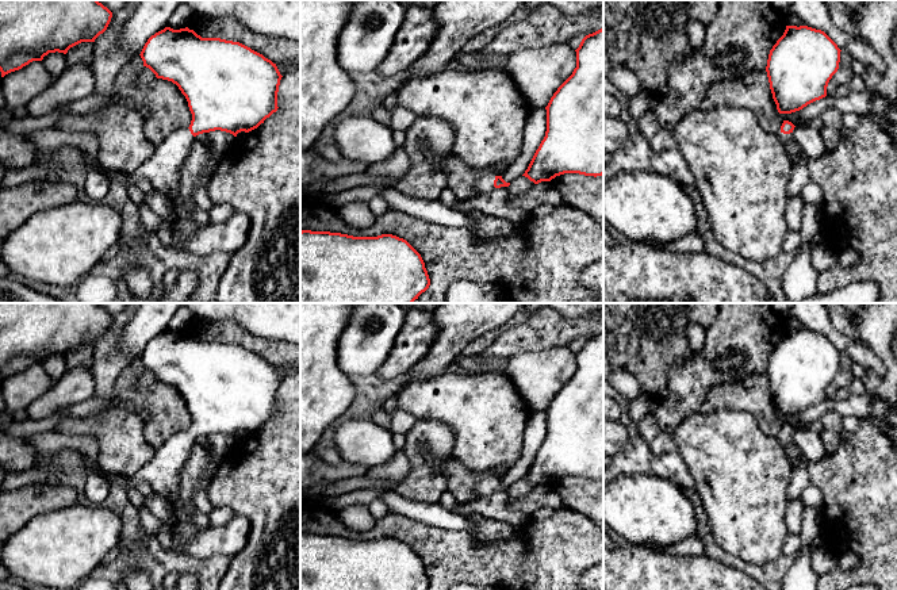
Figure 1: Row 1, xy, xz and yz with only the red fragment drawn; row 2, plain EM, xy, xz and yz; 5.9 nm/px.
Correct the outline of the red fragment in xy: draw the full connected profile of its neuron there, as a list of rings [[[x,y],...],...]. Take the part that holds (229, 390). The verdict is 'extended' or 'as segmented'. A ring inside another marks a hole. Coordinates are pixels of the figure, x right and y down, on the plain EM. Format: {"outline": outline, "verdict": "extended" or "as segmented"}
{"outline": [[[165,330],[156,336],[147,342],[139,359],[143,364],[143,369],[149,371],[157,382],[172,384],[179,390],[188,405],[192,424],[188,430],[175,434],[166,440],[161,448],[156,449],[153,457],[129,479],[130,486],[137,489],[141,483],[147,483],[170,503],[173,513],[179,520],[191,521],[202,530],[206,530],[210,526],[208,516],[196,507],[193,510],[185,510],[180,505],[179,498],[179,475],[189,457],[193,441],[199,437],[215,433],[226,434],[237,440],[241,434],[249,436],[257,432],[279,411],[277,395],[283,379],[276,367],[250,350],[239,345],[221,341],[202,341],[188,330],[180,333]]], "verdict": "extended"}

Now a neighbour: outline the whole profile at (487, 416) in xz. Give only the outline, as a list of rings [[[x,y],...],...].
[[[444,372],[411,380],[398,392],[398,406],[417,419],[438,421],[453,430],[452,456],[468,470],[495,472],[502,479],[520,460],[530,407],[506,373]]]

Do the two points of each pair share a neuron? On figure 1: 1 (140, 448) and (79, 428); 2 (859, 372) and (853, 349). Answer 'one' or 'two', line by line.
1: one
2: two

